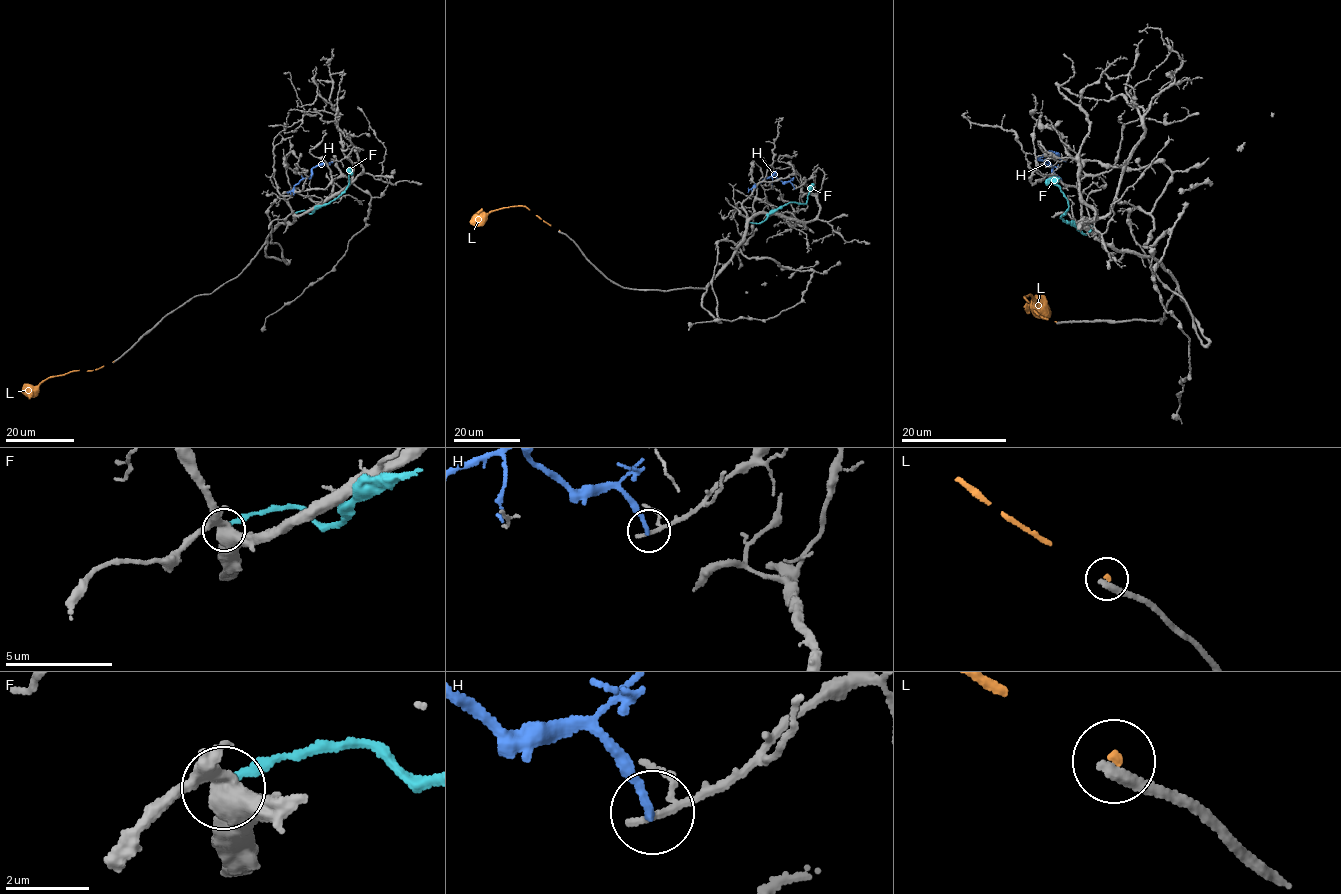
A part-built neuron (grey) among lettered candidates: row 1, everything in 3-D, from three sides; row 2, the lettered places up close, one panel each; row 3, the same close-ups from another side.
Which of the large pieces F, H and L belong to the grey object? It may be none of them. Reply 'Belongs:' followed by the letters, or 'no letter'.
Belongs: no letter

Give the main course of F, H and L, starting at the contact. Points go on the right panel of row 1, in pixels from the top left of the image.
F: (1089, 226), (1092, 228), (1087, 234), (1061, 219), (1060, 216), (1068, 208), (1068, 200), (1063, 192), (1045, 180)
H: (1065, 160), (1054, 151), (1039, 157), (1046, 159), (1052, 174), (1061, 180)
L: (1056, 322), (1040, 316), (1024, 296), (1030, 294), (1036, 302), (1037, 299), (1048, 307)

